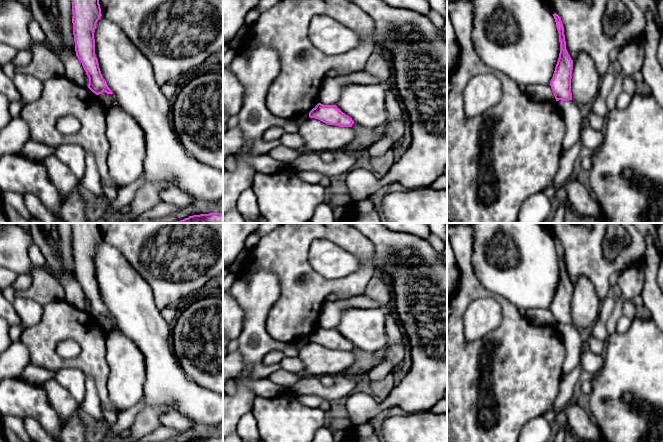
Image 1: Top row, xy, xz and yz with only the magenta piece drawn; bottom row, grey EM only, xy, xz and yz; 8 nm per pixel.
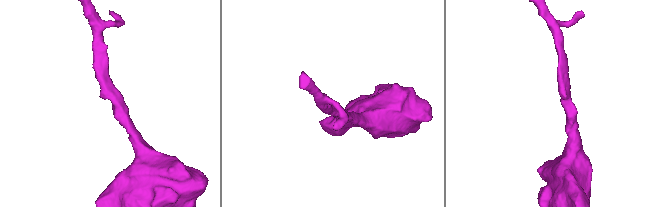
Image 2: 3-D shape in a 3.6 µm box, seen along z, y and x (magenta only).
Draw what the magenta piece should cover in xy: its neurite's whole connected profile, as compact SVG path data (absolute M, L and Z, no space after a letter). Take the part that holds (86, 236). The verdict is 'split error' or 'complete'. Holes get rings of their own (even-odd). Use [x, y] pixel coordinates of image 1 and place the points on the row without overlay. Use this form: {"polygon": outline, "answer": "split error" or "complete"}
{"polygon": "M72 223L72 238L76 280L81 285L86 299L89 302L88 312L96 319L103 316L113 318L101 298L98 283L95 278L94 256L96 247L102 240L99 223Z", "answer": "complete"}

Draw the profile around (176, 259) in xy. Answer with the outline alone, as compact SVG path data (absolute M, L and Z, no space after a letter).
M99 223L101 238L116 247L128 260L132 268L149 284L153 298L159 310L199 291L210 279L223 274L223 223Z

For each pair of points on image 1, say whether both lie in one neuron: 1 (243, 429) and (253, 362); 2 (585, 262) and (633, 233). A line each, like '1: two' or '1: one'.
1: two
2: one

